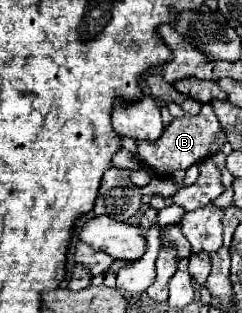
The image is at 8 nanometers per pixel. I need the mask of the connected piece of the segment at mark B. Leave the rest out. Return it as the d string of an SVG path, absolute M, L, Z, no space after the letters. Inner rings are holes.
M203 105L199 115L195 115L195 117L185 113L181 119L173 119L171 125L165 127L163 135L159 139L155 139L153 143L151 141L137 141L137 157L157 177L171 177L175 171L187 169L189 165L219 153L223 143L225 143L225 135L223 135L217 115L213 113L211 105Z

